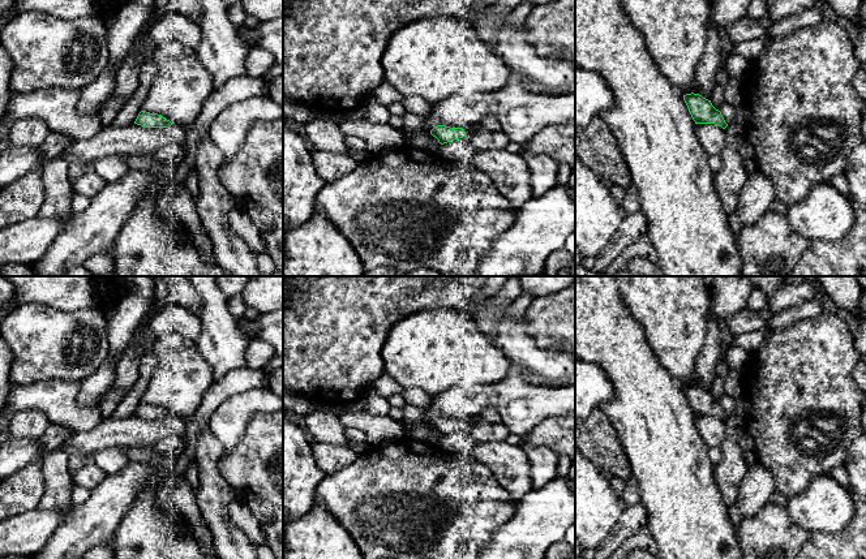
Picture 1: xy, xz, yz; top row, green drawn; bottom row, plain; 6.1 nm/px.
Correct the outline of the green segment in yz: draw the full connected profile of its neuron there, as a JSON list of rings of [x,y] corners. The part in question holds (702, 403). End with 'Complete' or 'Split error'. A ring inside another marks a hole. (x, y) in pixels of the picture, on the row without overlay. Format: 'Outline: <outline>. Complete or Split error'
Outline: [[[694,384],[683,387],[683,392],[695,416],[715,416],[723,421],[728,418],[721,404],[712,397],[711,392]]]. Complete

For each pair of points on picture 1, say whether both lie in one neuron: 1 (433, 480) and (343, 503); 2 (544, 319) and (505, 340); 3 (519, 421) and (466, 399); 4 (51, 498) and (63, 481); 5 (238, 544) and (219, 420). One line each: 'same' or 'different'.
1: same
2: different
3: same
4: same
5: different

